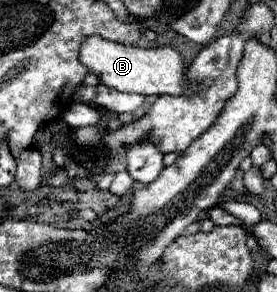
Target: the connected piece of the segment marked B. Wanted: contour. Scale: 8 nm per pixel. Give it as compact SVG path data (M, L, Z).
M91 35L83 41L79 51L79 61L87 67L89 73L99 77L99 83L123 93L139 95L181 95L185 81L185 67L179 51L171 47L163 49L141 49L135 45L107 41L99 35Z

